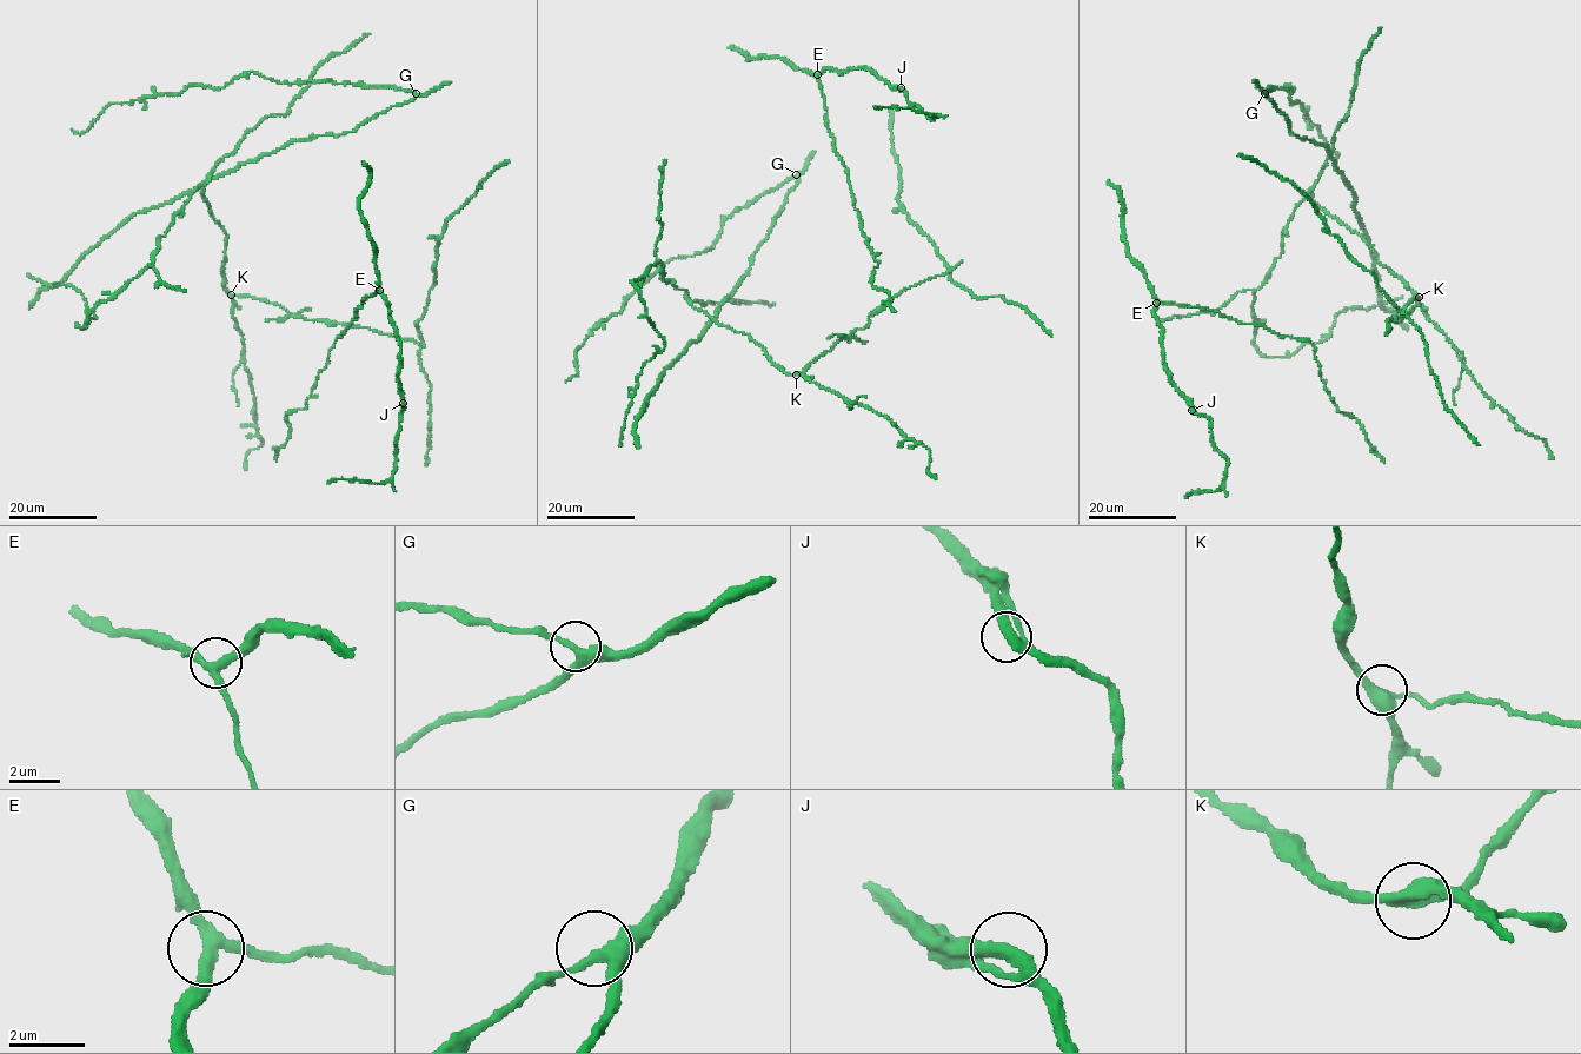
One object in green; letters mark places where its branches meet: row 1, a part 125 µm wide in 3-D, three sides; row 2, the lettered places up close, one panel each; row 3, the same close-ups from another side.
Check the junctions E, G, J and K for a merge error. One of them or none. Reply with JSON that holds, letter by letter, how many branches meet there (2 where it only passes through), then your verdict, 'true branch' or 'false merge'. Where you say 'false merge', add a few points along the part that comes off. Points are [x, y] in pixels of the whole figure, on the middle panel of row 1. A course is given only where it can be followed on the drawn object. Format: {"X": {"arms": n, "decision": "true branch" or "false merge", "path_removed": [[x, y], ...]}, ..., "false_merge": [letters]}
{"E": {"arms": 3, "decision": "true branch"}, "G": {"arms": 3, "decision": "true branch"}, "J": {"arms": 3, "decision": "true branch"}, "K": {"arms": 3, "decision": "false merge", "path_removed": [[796, 376], [834, 344], [863, 329], [869, 318], [885, 303], [907, 289], [950, 271], [962, 260]]}, "false_merge": ["K"]}

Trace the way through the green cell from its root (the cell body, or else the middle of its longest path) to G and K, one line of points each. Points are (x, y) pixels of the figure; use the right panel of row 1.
G: (1255, 335), (1261, 355), (1289, 357), (1326, 340), (1346, 309), (1389, 309), (1334, 160), (1291, 134), (1264, 93)
K: (1255, 335), (1254, 292), (1280, 257), (1288, 219), (1309, 191), (1317, 205), (1360, 234), (1377, 262), (1419, 297)

